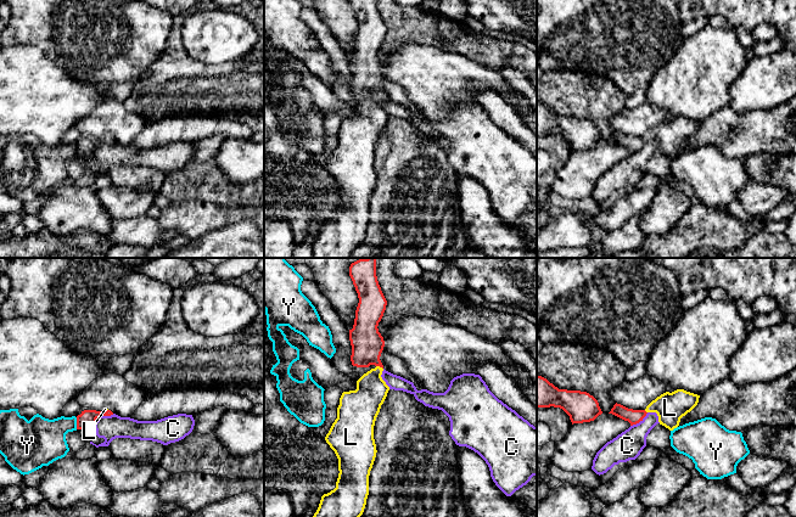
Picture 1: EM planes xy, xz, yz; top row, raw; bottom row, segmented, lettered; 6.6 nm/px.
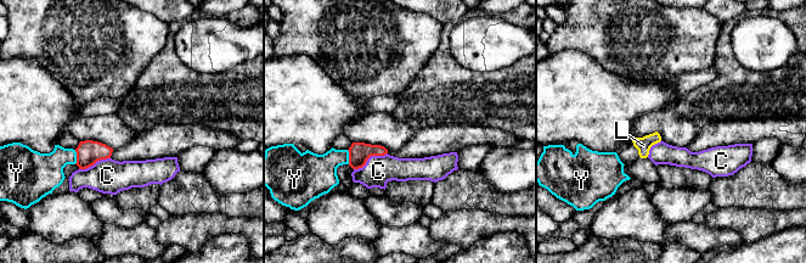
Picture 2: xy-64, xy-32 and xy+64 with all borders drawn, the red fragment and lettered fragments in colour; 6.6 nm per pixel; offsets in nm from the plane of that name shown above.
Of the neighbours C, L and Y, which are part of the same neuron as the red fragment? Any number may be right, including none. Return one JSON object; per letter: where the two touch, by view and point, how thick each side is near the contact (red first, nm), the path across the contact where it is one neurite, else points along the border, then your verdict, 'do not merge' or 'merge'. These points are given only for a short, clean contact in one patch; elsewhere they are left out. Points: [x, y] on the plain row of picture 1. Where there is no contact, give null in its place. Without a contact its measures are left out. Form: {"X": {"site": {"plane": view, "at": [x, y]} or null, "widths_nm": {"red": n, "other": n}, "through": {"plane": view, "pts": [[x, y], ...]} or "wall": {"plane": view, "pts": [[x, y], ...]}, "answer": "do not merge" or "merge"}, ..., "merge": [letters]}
{"C": {"site": {"plane": "yz", "at": [639, 149]}, "widths_nm": {"red": 100, "other": 190}, "wall": {"plane": "yz", "pts": [[648, 140], [631, 153]]}, "answer": "do not merge"}, "L": {"site": {"plane": "xz", "at": [380, 94]}, "widths_nm": {"red": 220, "other": 200}, "through": {"plane": "xz", "pts": [[366, 69], [366, 79], [380, 94], [373, 105], [371, 118]]}, "answer": "merge"}, "Y": {"site": {"plane": "xy", "at": [77, 151]}, "widths_nm": {"red": 100, "other": 280}, "wall": {"plane": "xy", "pts": [[76, 145], [77, 156]]}, "answer": "do not merge"}, "merge": ["L"]}

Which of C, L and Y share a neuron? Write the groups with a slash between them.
C / L / Y

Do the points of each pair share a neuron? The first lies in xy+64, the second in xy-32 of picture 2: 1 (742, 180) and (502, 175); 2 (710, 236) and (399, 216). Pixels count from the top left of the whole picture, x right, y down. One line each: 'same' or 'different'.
1: different
2: different

